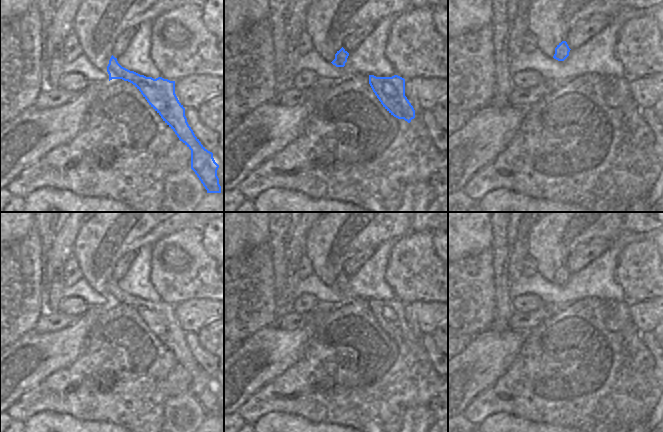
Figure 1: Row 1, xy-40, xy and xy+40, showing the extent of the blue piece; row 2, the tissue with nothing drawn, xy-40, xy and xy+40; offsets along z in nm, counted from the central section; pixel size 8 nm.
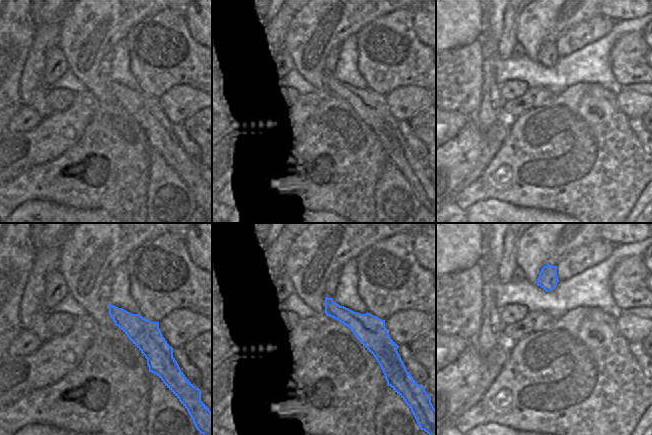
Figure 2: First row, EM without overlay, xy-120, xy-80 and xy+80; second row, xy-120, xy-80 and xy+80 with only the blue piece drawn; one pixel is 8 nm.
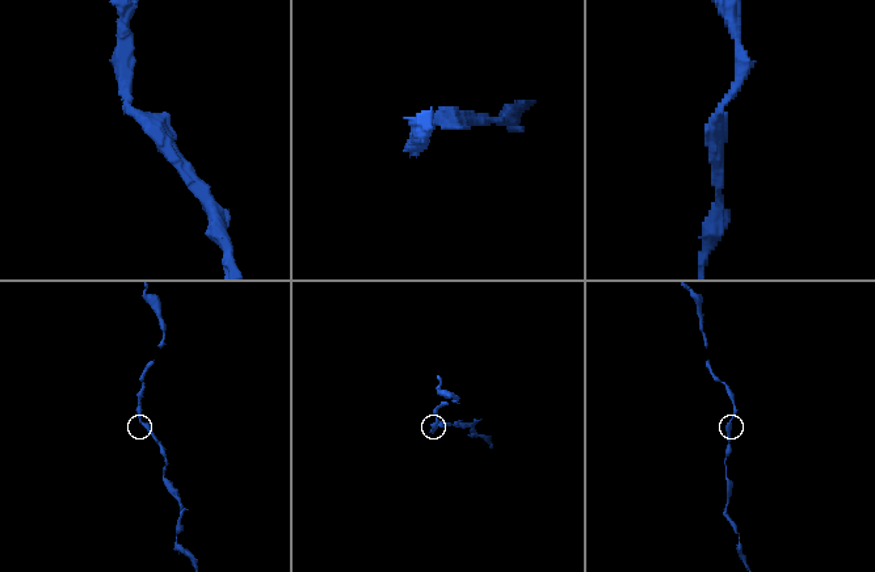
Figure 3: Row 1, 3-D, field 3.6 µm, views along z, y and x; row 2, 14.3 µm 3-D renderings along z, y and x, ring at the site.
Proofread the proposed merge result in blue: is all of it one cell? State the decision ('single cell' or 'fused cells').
single cell

